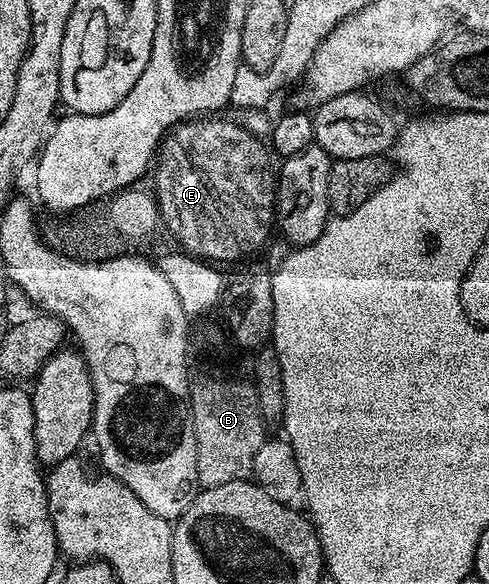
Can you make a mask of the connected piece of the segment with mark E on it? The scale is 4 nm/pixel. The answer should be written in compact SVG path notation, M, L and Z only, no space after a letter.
M210 115L210 123L203 123L200 117L187 120L181 124L177 124L165 137L161 140L161 144L157 150L154 161L154 171L156 167L156 175L154 177L154 196L158 202L159 218L161 224L170 231L171 235L176 239L179 247L183 252L206 261L219 263L218 261L236 261L242 257L246 257L256 252L266 241L270 229L273 230L275 222L275 202L276 202L276 185L270 185L270 173L266 169L266 159L262 149L244 133L238 131L238 135L244 135L242 139L232 139L224 133L226 129L222 129L222 123L212 123L212 115Z

